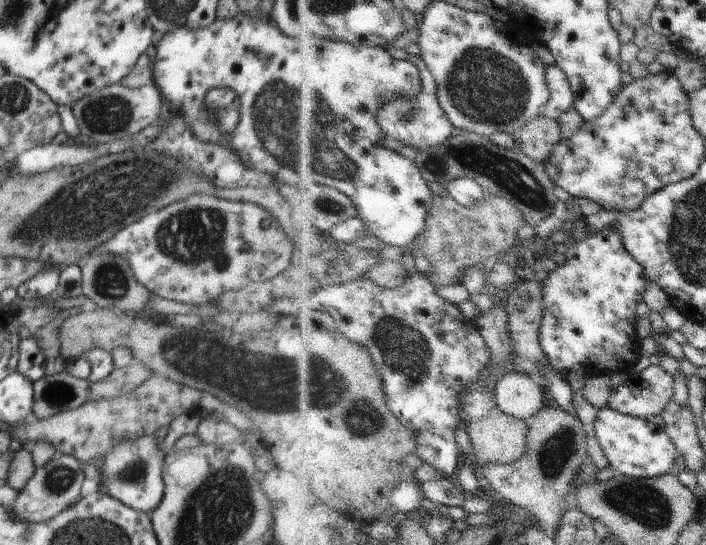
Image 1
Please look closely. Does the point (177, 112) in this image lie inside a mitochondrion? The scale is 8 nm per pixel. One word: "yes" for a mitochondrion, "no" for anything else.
no

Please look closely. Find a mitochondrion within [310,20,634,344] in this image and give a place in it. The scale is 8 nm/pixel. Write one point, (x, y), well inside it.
(486, 87)

